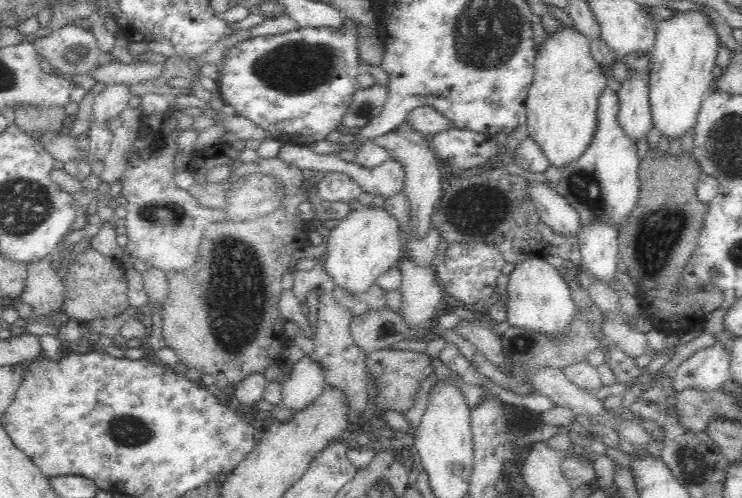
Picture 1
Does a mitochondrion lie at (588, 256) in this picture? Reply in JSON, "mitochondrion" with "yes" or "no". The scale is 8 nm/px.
{"mitochondrion":"no"}

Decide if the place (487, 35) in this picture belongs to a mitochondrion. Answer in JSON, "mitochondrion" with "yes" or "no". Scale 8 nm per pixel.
{"mitochondrion":"yes"}

